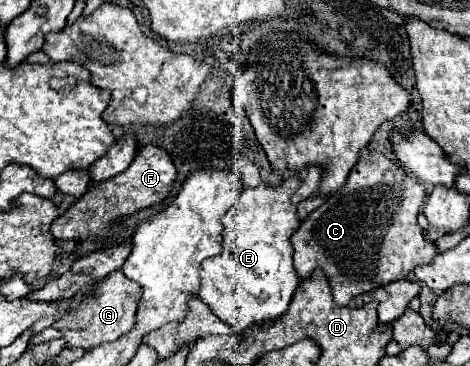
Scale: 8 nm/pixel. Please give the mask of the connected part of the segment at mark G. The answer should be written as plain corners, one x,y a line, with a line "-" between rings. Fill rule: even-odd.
113,271
97,283
97,291
93,293
95,293
93,299
81,299
79,305
69,311
69,315
63,315
51,327
33,335
29,343
37,345
55,337
63,337
67,341
67,347
93,349
101,343
115,341
121,335
129,333
135,325
135,313
137,313
137,301
141,297
141,287
133,283
131,279
127,279
121,271

